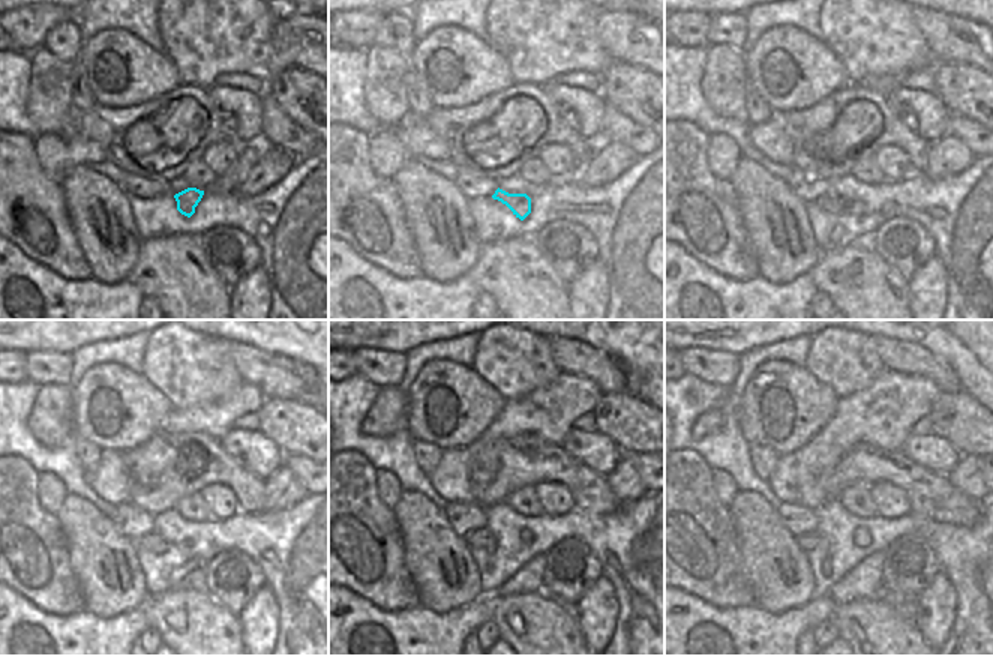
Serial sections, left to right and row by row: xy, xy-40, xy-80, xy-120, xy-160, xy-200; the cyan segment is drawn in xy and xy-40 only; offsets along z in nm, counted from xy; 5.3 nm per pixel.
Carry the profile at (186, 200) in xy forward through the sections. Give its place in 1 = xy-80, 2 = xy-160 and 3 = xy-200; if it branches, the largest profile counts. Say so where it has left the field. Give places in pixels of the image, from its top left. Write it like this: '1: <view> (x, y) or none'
1: xy-80 (831, 203)
2: xy-160 (483, 539)
3: xy-200 (807, 541)

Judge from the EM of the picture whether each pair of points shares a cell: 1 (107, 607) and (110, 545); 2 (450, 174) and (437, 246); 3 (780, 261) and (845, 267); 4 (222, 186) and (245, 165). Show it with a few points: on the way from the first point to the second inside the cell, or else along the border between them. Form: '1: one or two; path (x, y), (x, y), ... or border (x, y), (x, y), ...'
1: one; path (107, 592), (99, 577), (99, 560)
2: two; border (419, 162), (452, 182)
3: two; border (821, 252), (809, 273)
4: one; path (228, 182), (239, 171)

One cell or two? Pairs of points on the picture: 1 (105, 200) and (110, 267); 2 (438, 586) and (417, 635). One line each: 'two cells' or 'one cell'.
1: one cell
2: two cells

